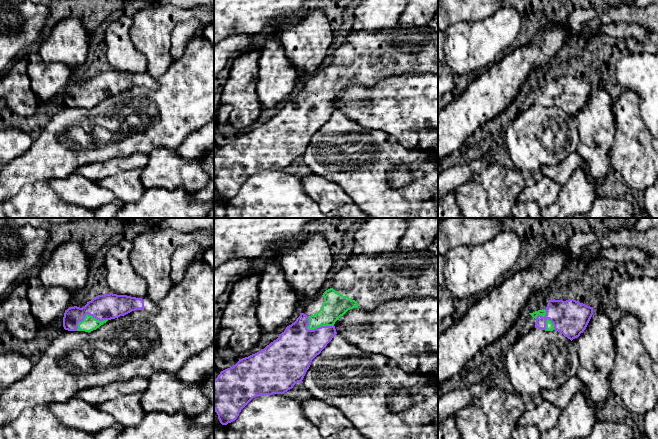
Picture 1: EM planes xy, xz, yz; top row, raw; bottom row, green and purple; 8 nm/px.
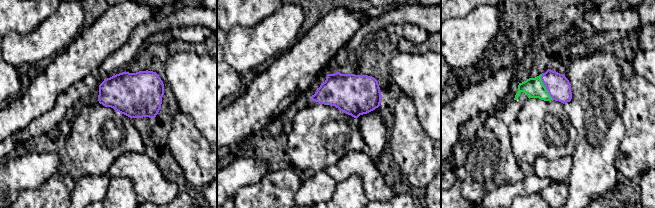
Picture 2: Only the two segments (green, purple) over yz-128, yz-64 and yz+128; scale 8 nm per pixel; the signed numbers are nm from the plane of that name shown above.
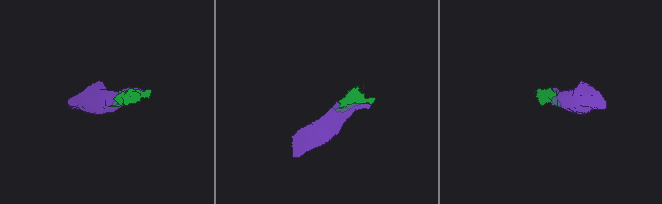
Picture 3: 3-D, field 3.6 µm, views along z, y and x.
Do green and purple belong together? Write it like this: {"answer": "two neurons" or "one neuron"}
{"answer": "one neuron"}

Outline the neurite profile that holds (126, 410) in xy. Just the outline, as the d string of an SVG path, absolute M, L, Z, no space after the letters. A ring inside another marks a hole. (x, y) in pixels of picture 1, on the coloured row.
M141 394L125 395L96 407L103 413L109 414L123 427L137 426L146 414L141 406L141 397Z

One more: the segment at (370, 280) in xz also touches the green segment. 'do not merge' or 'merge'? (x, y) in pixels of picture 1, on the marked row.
merge

